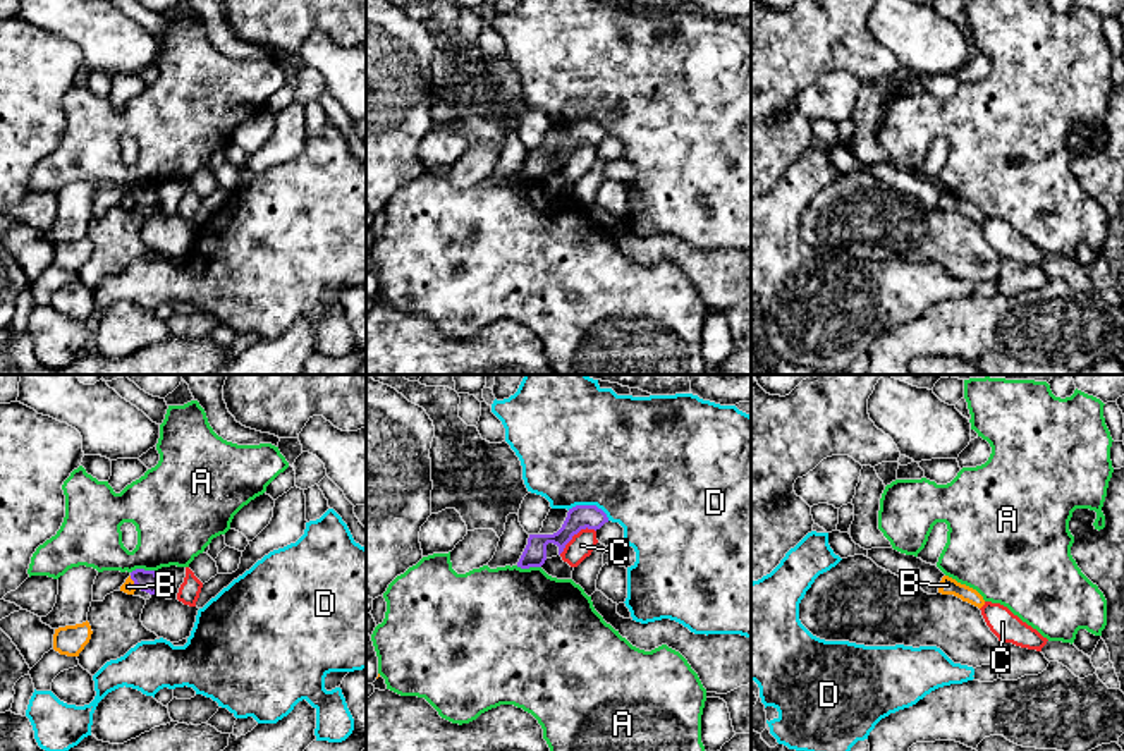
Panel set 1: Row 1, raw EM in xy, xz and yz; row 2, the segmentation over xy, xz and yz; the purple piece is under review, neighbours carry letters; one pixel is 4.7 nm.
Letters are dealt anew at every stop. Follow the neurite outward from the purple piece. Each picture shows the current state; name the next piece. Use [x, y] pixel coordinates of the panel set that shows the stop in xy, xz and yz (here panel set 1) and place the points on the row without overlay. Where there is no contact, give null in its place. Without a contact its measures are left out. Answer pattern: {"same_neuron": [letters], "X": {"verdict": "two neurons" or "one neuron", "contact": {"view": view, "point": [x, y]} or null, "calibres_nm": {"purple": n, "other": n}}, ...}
{"same_neuron": [], "A": {"verdict": "two neurons", "contact": {"view": "xy", "point": [143, 184]}, "calibres_nm": {"purple": 100, "other": 340}}, "B": {"verdict": "two neurons", "contact": {"view": "xy", "point": [134, 198]}, "calibres_nm": {"purple": 100, "other": 60}}, "C": {"verdict": "two neurons", "contact": {"view": "xz", "point": [574, 148]}, "calibres_nm": {"purple": 110, "other": 120}}, "D": {"verdict": "two neurons", "contact": {"view": "xz", "point": [590, 121]}, "calibres_nm": {"purple": 110, "other": 500}}}

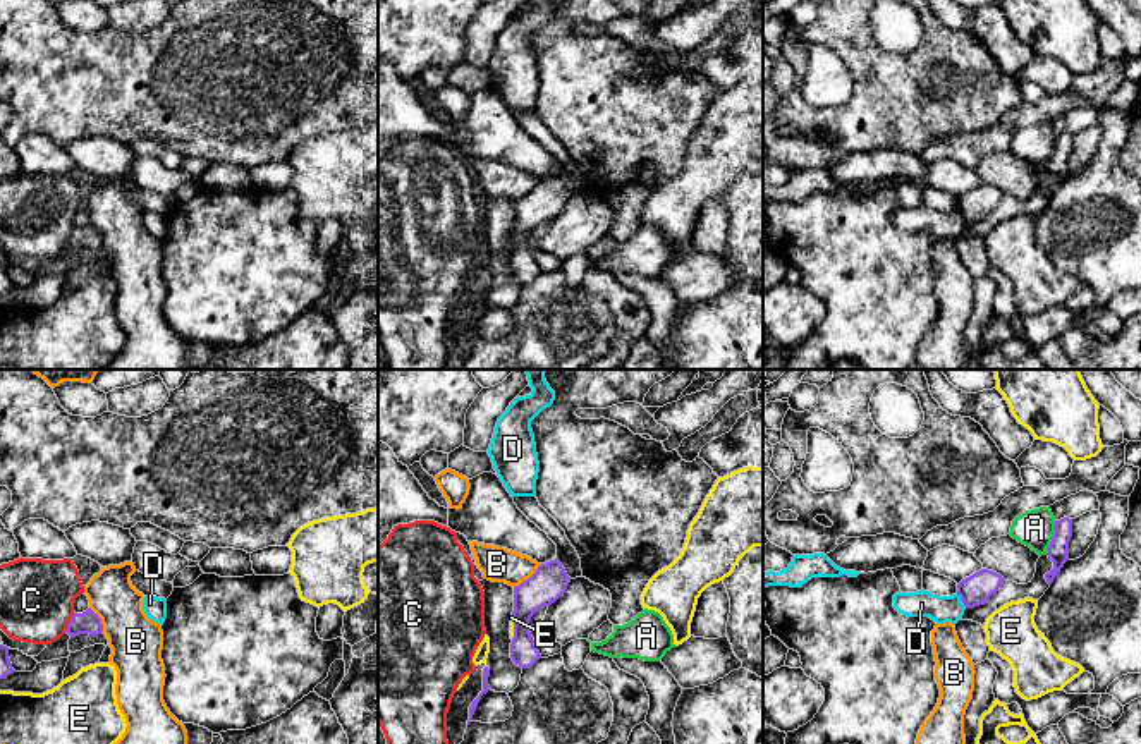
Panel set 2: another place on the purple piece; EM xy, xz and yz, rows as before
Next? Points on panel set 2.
{"same_neuron": [], "A": {"verdict": "two neurons", "contact": {"view": "yz", "point": [1052, 153]}, "calibres_nm": {"purple": 100, "other": 180}}, "B": {"verdict": "two neurons", "contact": {"view": "xz", "point": [526, 195]}, "calibres_nm": {"purple": 170, "other": 160}}, "C": {"verdict": "two neurons", "contact": {"view": "xy", "point": [69, 237]}, "calibres_nm": {"purple": 110, "other": 360}}, "D": {"verdict": "two neurons", "contact": {"view": "yz", "point": [961, 213]}, "calibres_nm": {"purple": 140, "other": 130}}, "E": {"verdict": "two neurons", "contact": {"view": "xz", "point": [514, 243]}, "calibres_nm": {"purple": 170, "other": 20}}}

